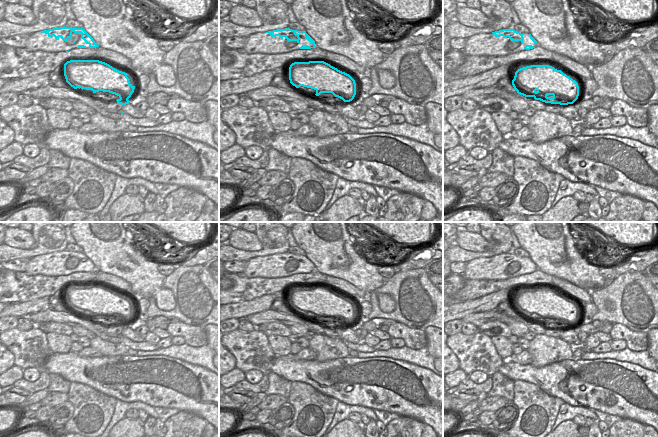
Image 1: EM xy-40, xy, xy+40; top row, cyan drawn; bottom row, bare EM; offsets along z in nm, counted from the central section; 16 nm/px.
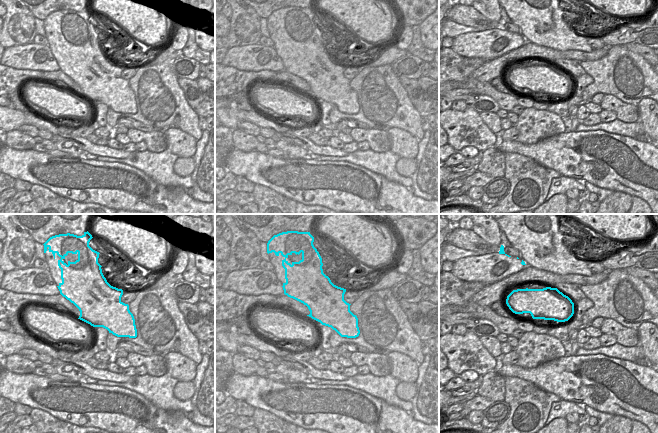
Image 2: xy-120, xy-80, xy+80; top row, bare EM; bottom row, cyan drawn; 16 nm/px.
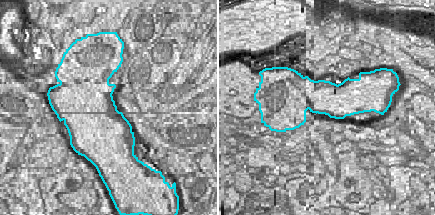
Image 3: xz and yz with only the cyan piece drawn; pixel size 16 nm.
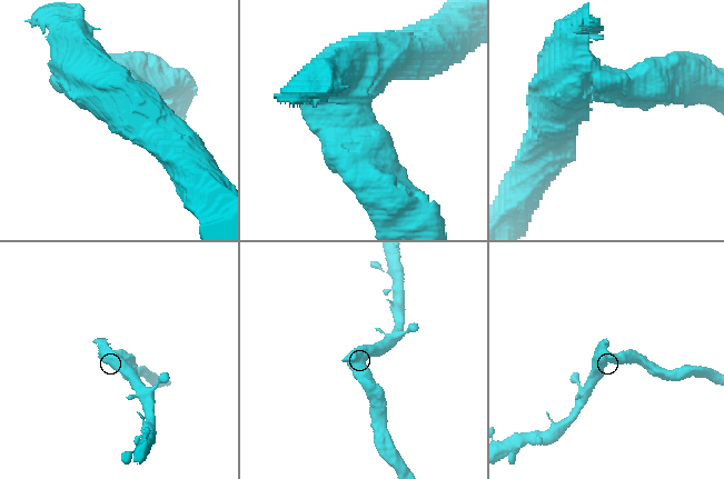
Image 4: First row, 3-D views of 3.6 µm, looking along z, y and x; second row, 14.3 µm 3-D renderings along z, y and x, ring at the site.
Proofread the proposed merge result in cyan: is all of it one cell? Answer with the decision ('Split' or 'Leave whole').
Split.

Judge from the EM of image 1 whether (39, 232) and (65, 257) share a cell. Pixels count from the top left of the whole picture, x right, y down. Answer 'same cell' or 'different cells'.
different cells

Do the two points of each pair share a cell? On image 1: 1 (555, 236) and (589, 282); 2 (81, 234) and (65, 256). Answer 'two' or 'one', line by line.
1: one
2: one

